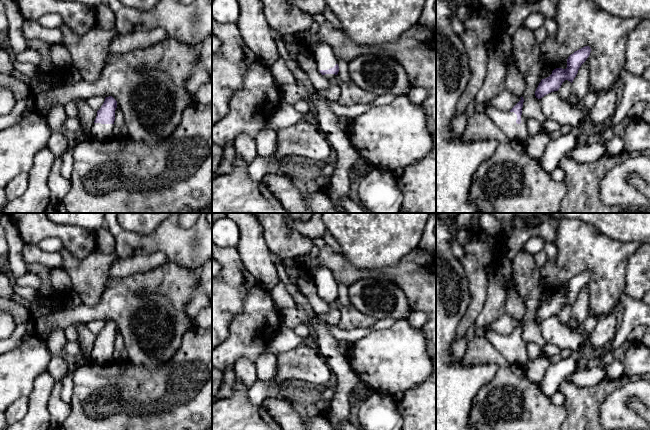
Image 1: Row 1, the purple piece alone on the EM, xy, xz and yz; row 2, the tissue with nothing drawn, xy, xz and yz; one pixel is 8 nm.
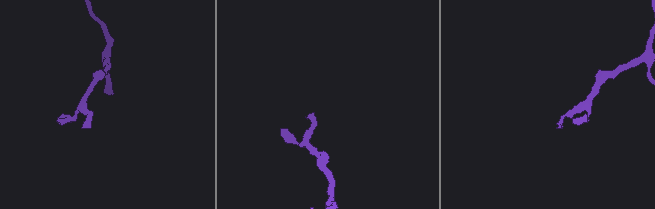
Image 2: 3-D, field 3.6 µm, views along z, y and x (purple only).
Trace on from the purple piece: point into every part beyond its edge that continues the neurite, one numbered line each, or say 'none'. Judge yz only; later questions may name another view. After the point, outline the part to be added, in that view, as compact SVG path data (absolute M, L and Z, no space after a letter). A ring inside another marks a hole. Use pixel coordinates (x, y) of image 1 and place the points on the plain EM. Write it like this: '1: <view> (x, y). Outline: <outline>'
1: yz (506, 344). Outline: M488 330L483 337L489 340L511 364L524 368L528 360L528 353L523 338L521 339L521 347L517 348L517 339L514 336L500 335Z

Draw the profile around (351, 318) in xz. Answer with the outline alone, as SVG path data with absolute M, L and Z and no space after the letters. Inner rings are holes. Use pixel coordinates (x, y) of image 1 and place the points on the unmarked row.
M334 302L340 311L341 318L337 327L341 330L350 330L354 328L367 328L375 323L377 320L365 313L360 312L353 306L345 307L340 302Z

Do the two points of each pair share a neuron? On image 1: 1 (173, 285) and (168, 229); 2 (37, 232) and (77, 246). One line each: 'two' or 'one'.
1: two
2: one

